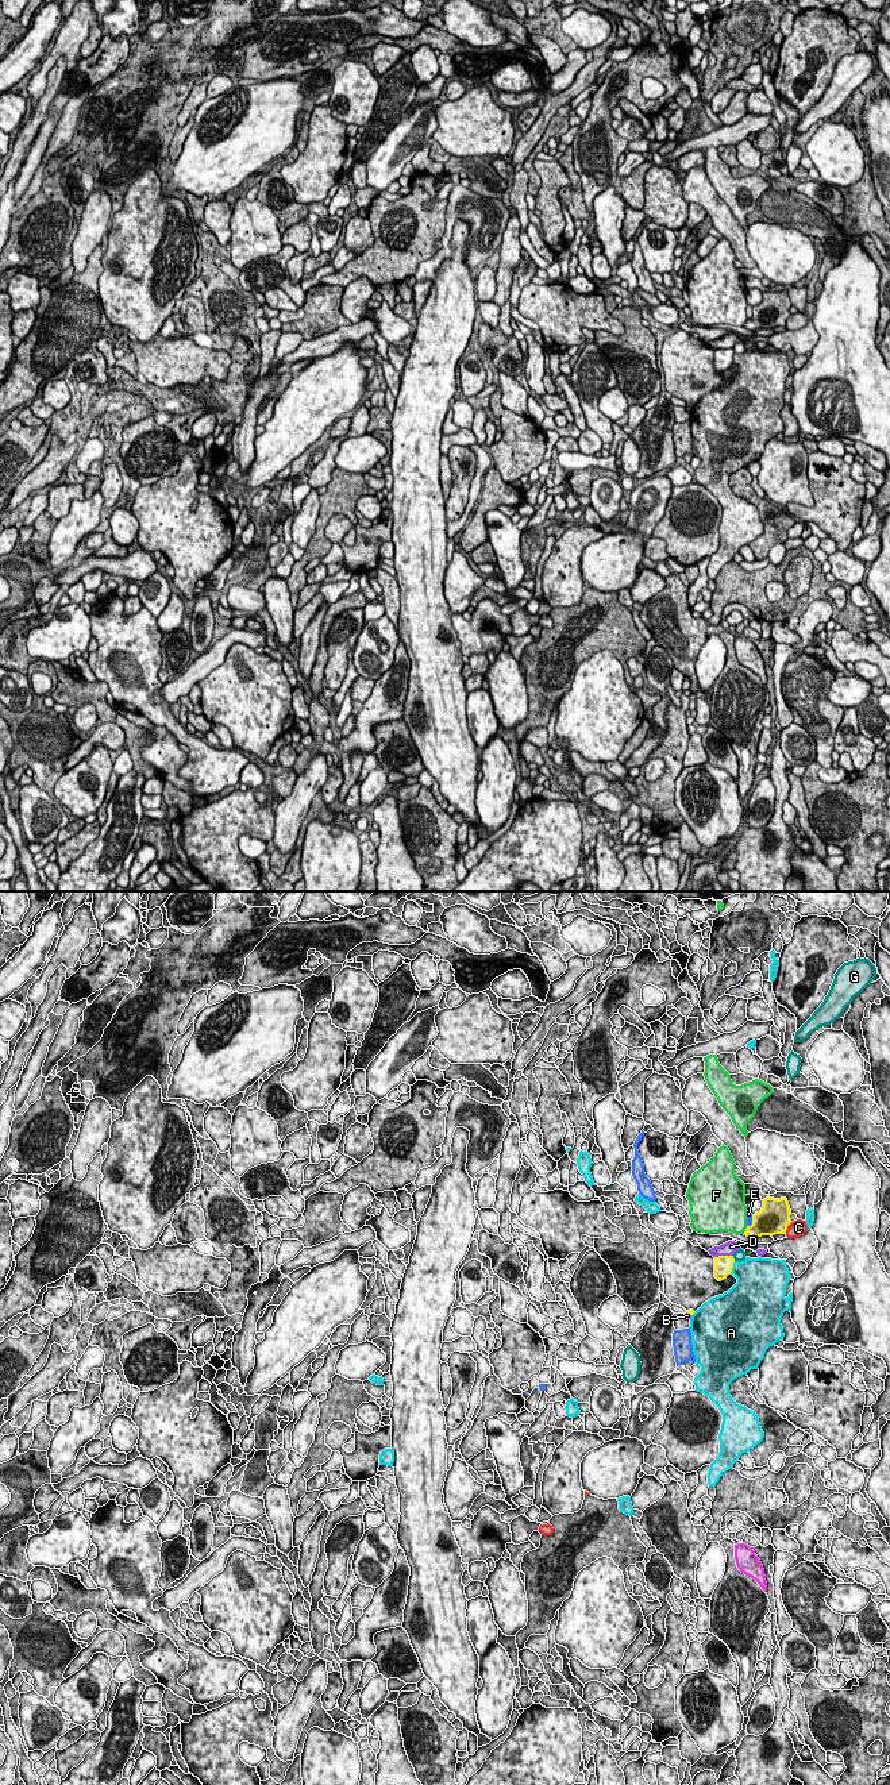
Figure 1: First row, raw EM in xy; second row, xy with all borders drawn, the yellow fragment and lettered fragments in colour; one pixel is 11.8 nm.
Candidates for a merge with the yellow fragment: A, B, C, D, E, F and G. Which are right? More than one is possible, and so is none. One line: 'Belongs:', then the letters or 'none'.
Belongs: none

